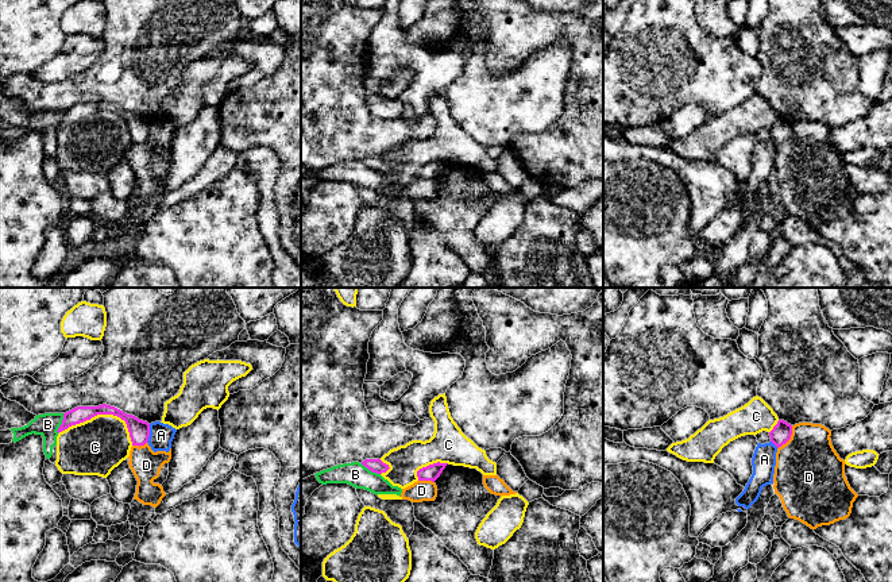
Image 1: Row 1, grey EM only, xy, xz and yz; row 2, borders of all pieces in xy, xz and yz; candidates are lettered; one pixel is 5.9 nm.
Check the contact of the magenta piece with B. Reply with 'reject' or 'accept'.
reject

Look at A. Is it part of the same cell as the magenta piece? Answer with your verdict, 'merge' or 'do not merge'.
do not merge

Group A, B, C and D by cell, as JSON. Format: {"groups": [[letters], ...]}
{"groups": [["A"], ["B", "D"], ["C"]]}

